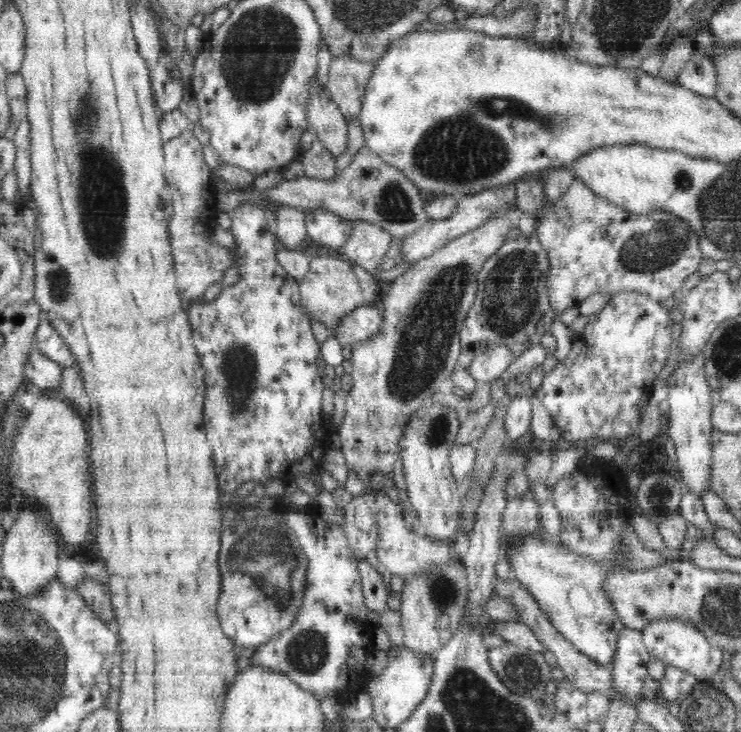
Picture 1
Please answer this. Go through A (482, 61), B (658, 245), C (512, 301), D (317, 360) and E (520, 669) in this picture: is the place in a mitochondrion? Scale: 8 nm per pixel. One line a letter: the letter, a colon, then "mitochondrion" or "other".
A: other
B: mitochondrion
C: mitochondrion
D: other
E: mitochondrion

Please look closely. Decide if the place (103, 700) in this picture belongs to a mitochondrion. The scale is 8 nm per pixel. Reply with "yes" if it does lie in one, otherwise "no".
no

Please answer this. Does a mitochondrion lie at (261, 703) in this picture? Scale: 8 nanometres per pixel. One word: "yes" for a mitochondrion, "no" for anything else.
no

